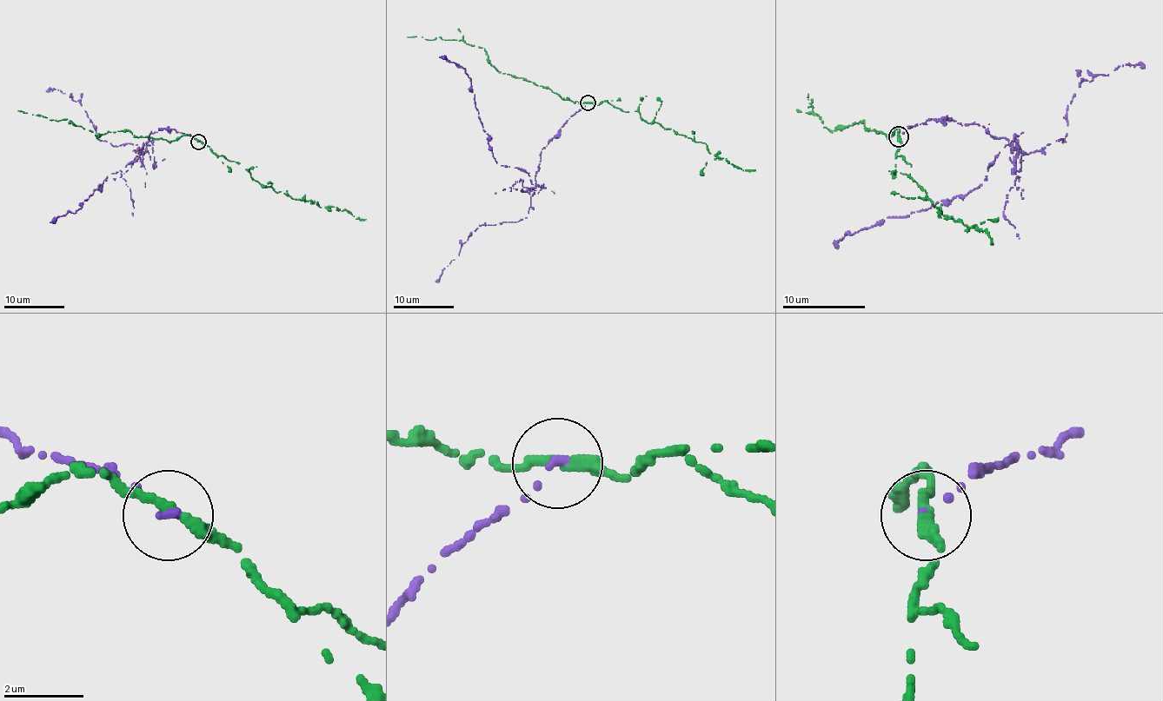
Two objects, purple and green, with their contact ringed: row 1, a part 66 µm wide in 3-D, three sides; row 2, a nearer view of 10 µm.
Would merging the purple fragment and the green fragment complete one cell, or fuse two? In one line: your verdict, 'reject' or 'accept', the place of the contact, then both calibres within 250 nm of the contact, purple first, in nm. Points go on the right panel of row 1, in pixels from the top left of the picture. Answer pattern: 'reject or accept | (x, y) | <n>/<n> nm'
reject | (899, 136) | 200/260 nm

